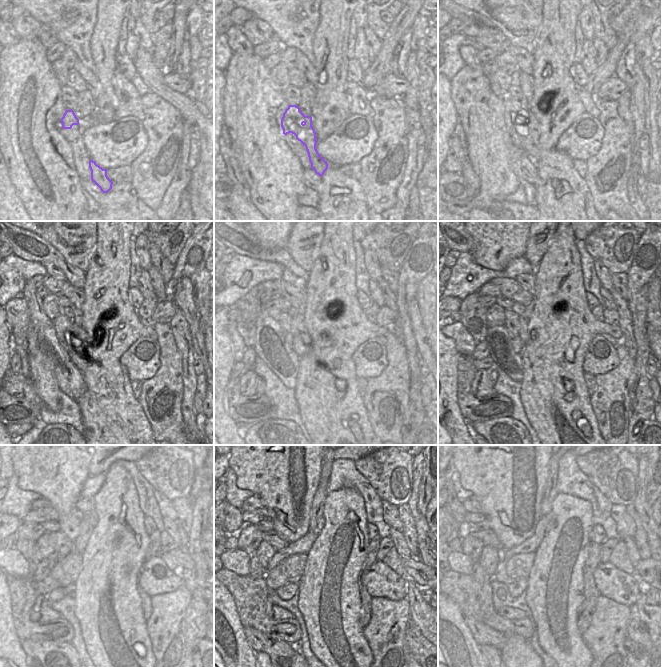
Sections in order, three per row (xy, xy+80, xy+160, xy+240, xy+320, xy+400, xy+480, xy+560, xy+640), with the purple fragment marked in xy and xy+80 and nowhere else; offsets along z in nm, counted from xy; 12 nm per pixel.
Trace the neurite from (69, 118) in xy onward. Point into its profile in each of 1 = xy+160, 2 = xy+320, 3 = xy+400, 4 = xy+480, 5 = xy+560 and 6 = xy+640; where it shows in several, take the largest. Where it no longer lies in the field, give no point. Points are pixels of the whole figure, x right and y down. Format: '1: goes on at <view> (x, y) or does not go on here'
1: goes on at xy+160 (524, 131)
2: goes on at xy+320 (285, 320)
3: goes on at xy+400 (511, 322)
4: goes on at xy+480 (63, 545)
5: goes on at xy+560 (271, 537)
6: goes on at xy+640 (488, 537)

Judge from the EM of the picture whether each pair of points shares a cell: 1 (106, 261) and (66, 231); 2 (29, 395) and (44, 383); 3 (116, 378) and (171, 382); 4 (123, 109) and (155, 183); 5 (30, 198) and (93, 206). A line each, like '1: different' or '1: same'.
1: different
2: different
3: different
4: different
5: different

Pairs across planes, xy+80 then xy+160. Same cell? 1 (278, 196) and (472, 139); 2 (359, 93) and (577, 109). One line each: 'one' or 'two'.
1: one
2: two

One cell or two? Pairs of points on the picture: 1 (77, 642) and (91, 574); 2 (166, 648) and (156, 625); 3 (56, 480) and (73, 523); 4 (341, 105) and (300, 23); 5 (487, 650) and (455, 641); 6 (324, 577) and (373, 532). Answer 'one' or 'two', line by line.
1: two
2: one
3: one
4: two
5: two
6: two

